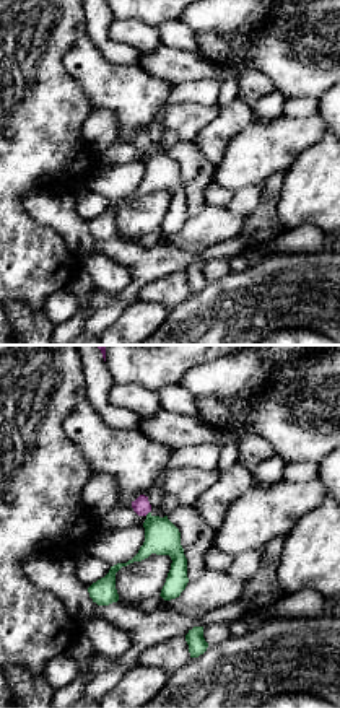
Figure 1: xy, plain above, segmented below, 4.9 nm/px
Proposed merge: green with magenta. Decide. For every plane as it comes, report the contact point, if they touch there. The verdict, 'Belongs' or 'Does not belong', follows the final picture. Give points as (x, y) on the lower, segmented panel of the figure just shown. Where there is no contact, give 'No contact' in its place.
No contact

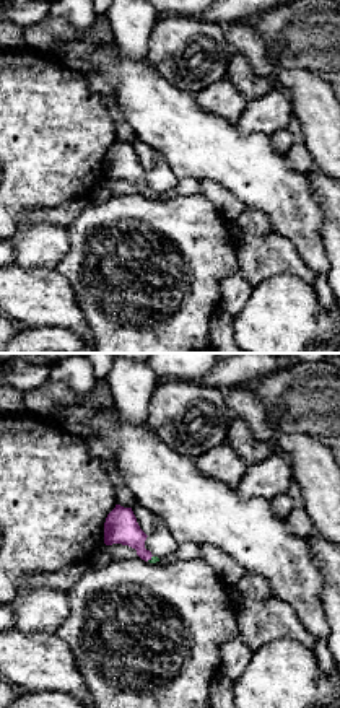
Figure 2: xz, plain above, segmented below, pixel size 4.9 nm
Touches green at (148, 560)

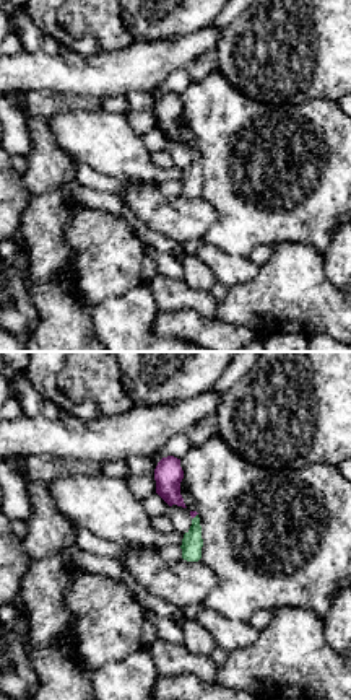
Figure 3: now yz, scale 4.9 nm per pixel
Touches green at (195, 516)

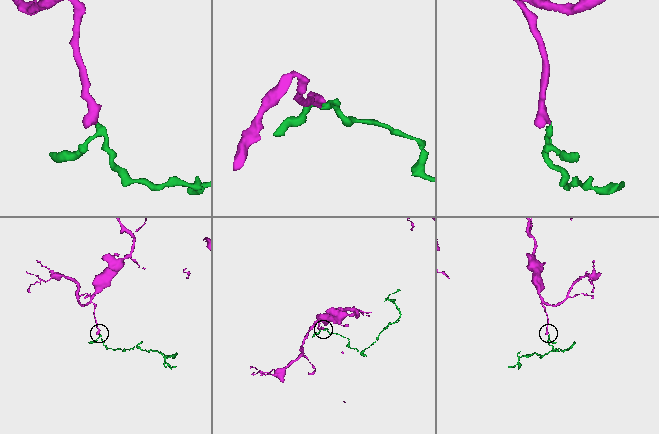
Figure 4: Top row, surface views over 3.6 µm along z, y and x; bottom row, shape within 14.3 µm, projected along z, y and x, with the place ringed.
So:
Belongs

